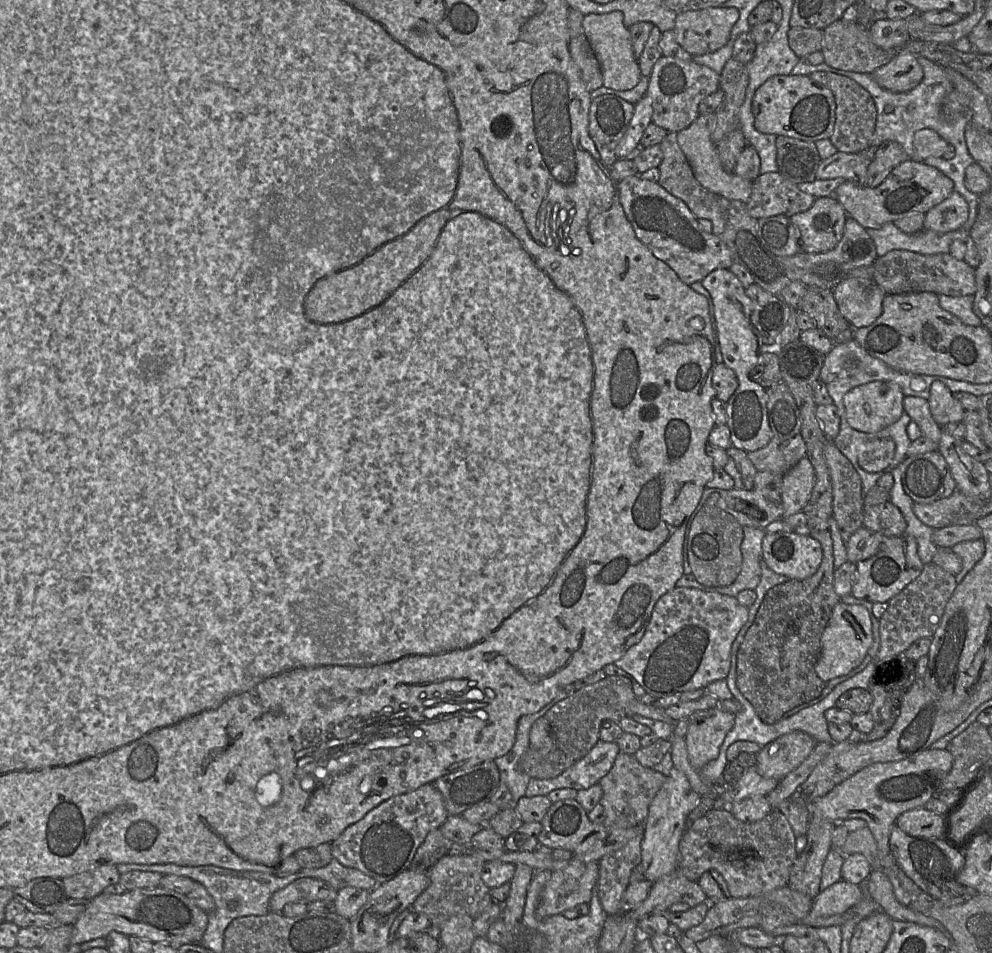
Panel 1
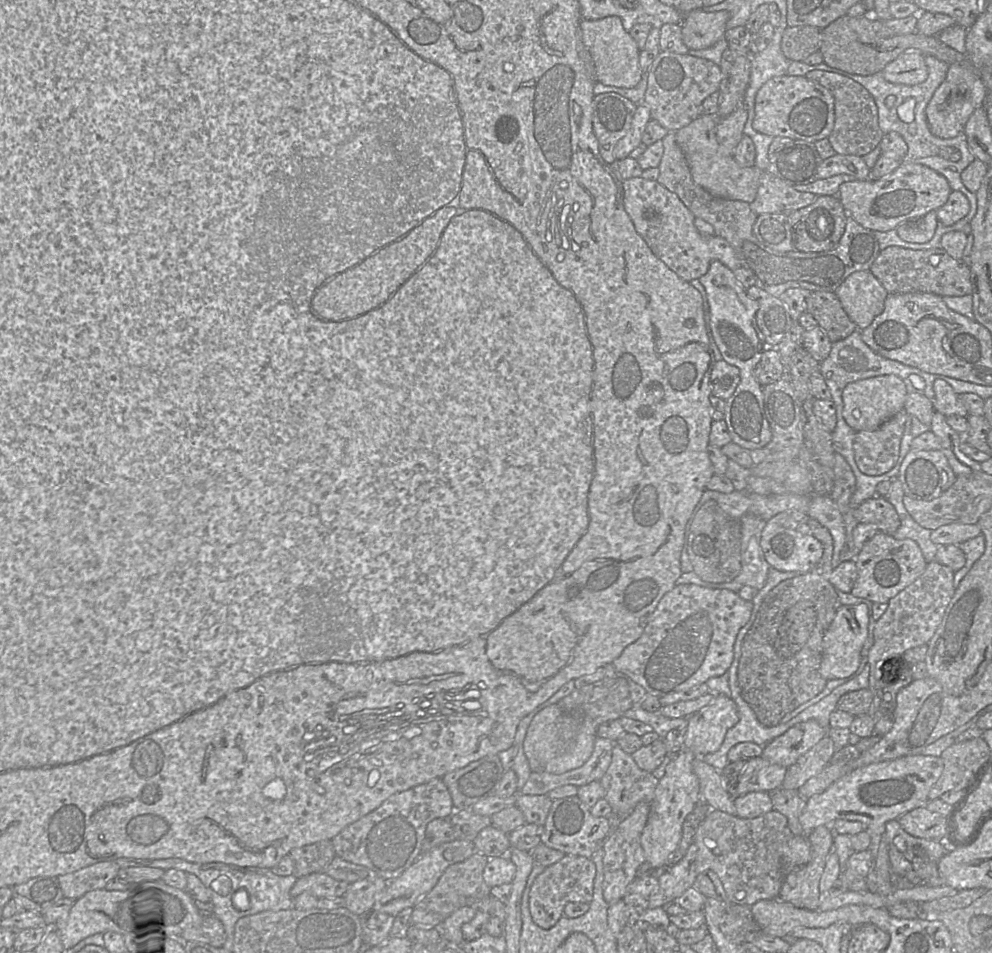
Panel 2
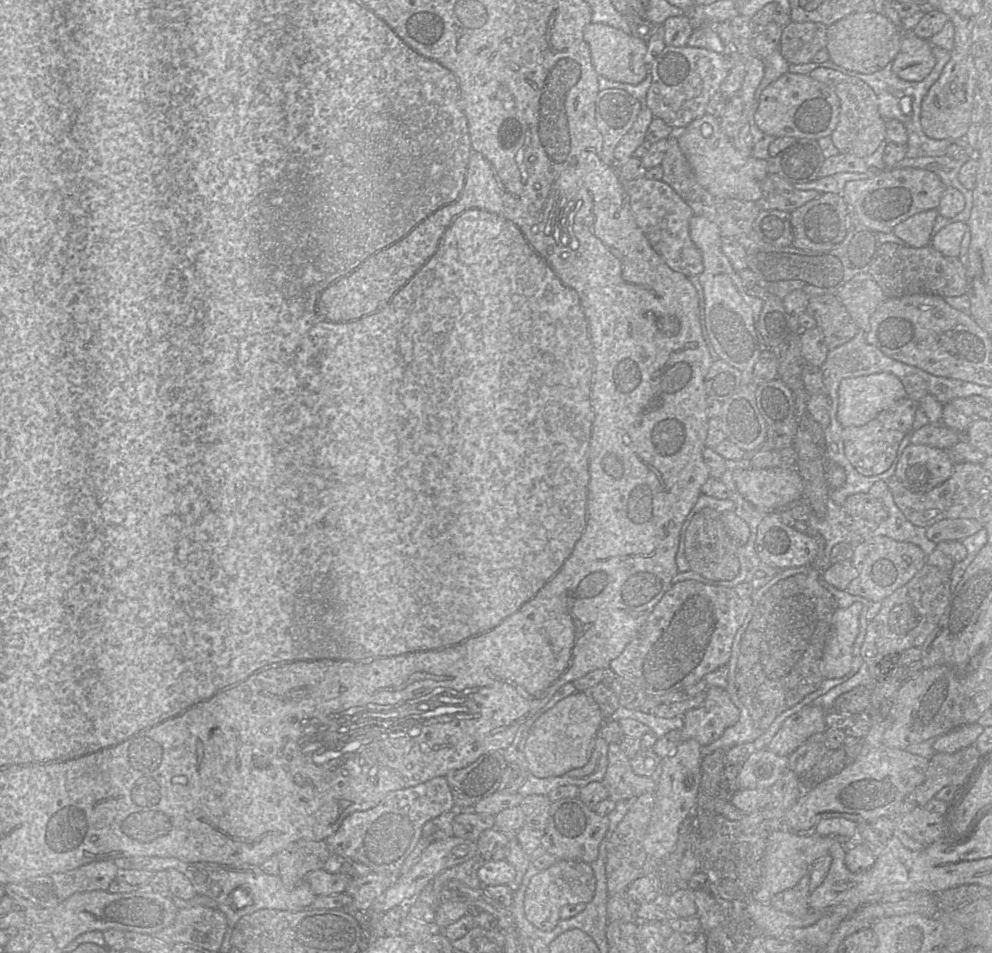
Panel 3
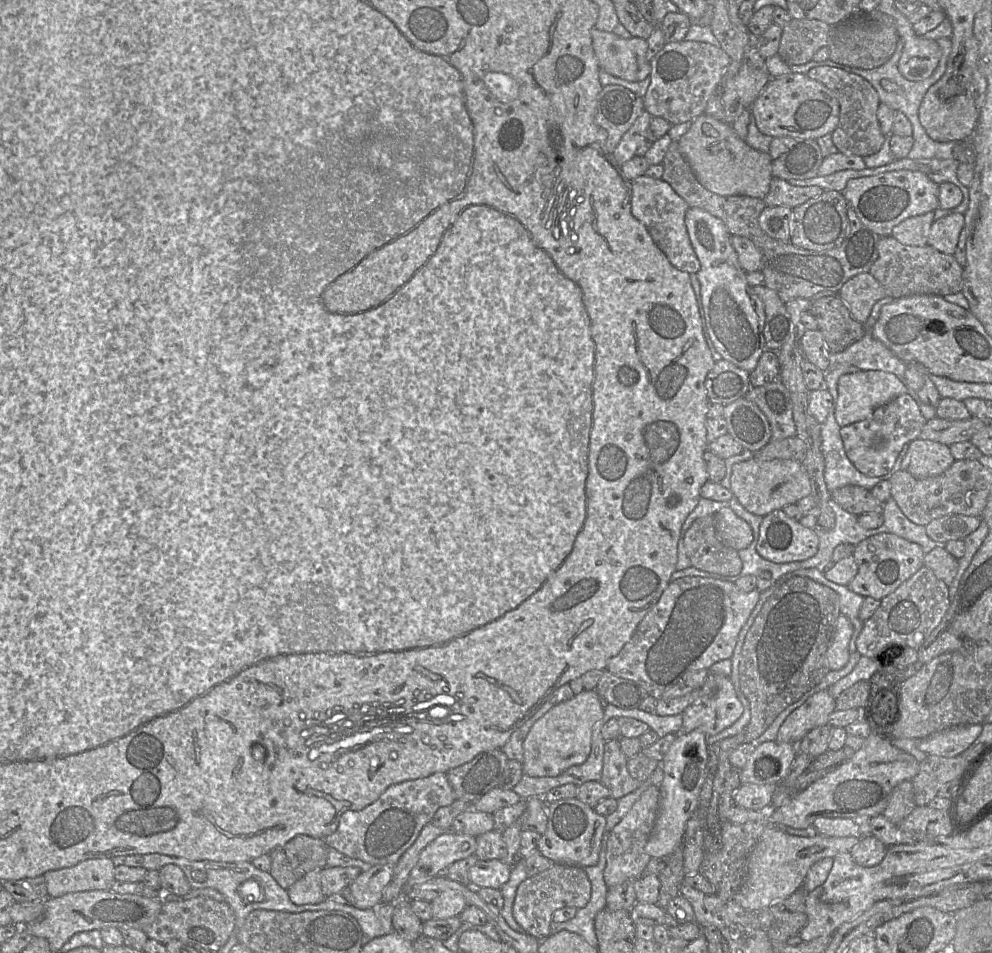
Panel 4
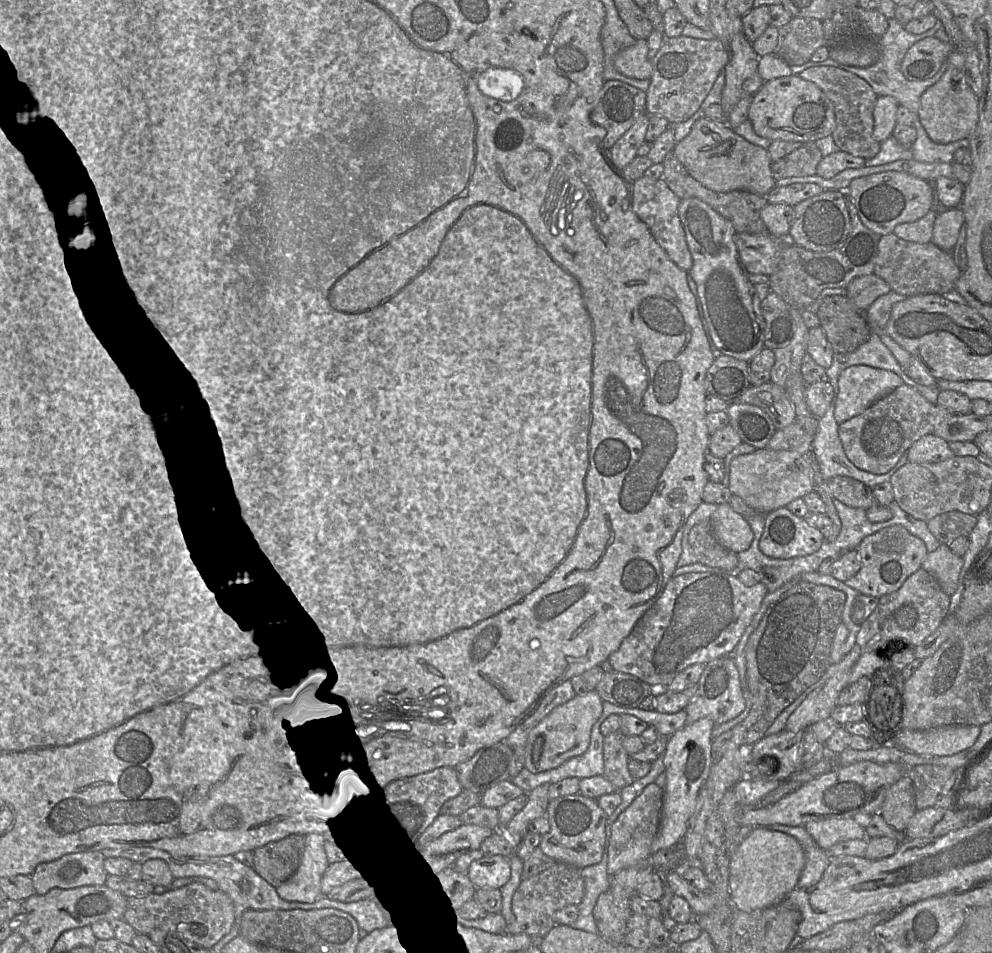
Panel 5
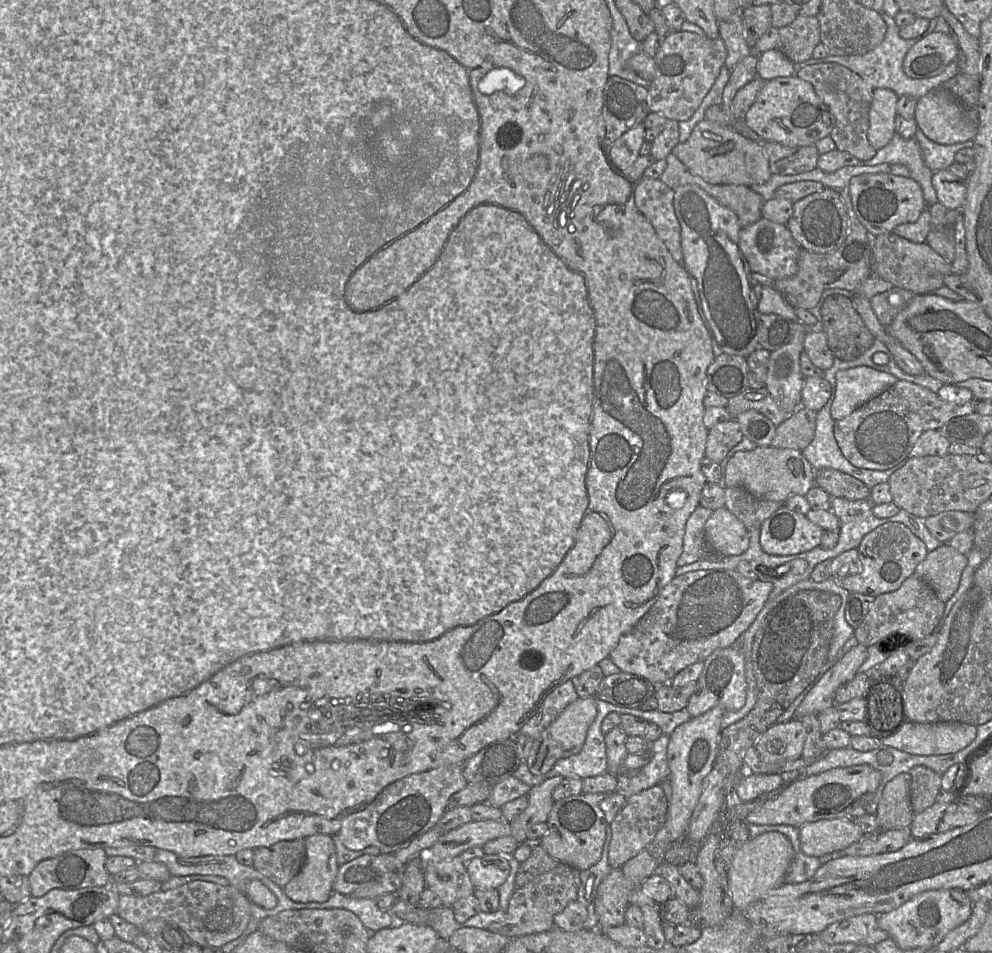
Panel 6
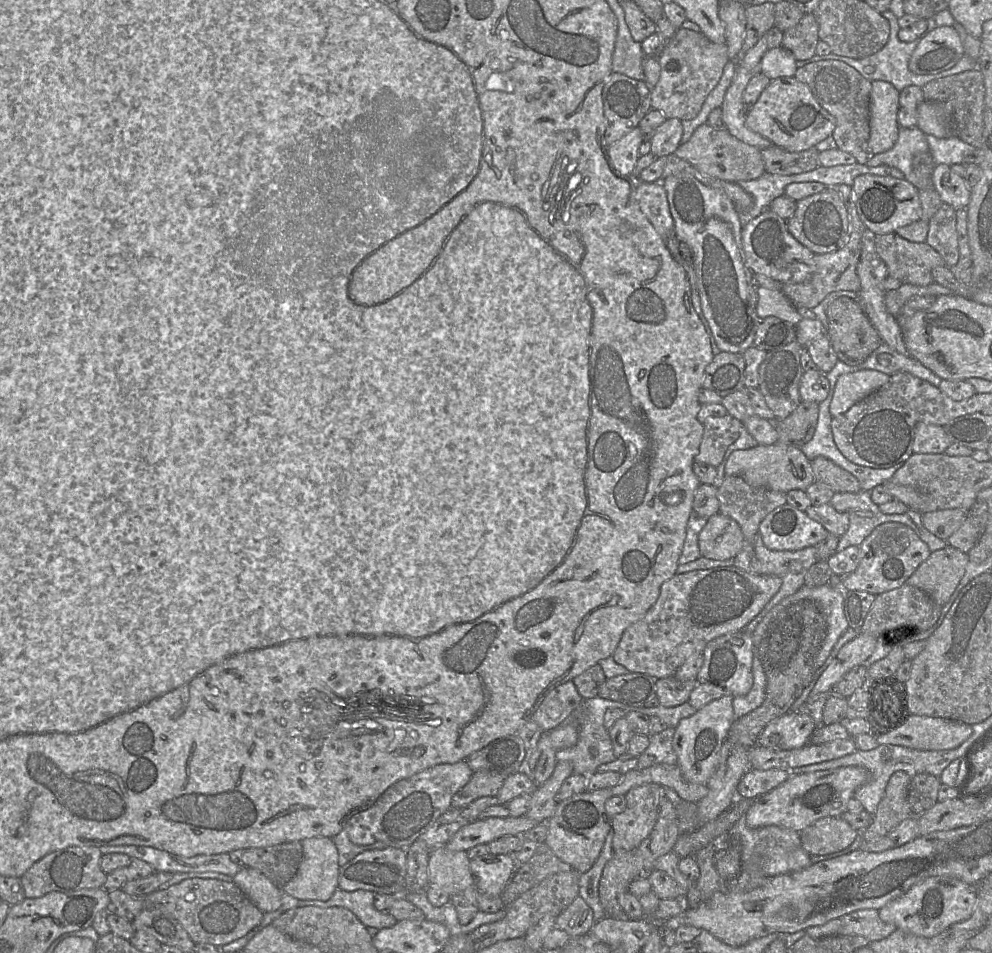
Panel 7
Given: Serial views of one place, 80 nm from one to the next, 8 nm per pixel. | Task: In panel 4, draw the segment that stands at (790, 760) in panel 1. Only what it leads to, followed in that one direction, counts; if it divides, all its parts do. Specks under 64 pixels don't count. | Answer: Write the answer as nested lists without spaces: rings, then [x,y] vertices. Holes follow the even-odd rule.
[[[828,690],[816,692],[786,718],[776,741],[797,745],[810,730],[828,724],[830,714],[836,710],[835,702]]]

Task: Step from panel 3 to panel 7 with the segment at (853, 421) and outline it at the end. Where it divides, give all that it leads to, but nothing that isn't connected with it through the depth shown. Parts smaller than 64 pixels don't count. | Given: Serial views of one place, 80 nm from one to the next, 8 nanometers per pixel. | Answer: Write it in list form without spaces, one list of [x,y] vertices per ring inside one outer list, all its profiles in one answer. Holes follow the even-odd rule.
[[[860,370],[838,377],[829,406],[832,417],[848,411],[853,405],[885,385],[890,376],[876,370]]]

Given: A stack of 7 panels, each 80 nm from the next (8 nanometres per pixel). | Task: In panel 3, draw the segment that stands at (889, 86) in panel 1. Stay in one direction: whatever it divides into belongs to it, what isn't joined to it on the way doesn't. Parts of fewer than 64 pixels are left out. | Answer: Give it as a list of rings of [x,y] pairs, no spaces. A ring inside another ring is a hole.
[[[913,31],[904,32],[900,50],[892,61],[892,71],[903,80],[922,81],[936,64],[932,48],[928,40],[917,37]]]

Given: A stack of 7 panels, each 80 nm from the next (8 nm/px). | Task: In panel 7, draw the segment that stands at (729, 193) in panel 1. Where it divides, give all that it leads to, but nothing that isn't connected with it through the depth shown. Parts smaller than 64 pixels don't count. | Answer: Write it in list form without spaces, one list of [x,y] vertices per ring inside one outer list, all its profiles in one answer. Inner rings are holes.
[[[708,123],[700,125],[690,139],[674,152],[679,158],[692,164],[702,174],[728,182],[754,180],[765,173],[761,150],[740,141],[725,129],[715,129]]]

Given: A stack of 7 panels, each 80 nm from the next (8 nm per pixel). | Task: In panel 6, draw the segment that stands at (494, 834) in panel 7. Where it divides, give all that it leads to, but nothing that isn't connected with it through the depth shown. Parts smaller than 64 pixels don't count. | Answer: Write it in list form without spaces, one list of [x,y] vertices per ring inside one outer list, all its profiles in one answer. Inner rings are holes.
[[[503,819],[470,821],[441,835],[429,849],[420,853],[419,861],[426,866],[459,856],[464,851],[486,842],[511,835],[510,822]]]

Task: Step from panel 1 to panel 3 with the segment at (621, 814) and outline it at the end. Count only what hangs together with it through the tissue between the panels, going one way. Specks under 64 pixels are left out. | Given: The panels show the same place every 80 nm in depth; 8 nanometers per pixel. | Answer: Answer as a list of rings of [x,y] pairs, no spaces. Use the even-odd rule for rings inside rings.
[[[619,743],[608,745],[608,765],[601,782],[608,792],[608,798],[615,803],[648,792],[655,795],[657,786],[651,777],[633,772],[630,759],[622,752]]]

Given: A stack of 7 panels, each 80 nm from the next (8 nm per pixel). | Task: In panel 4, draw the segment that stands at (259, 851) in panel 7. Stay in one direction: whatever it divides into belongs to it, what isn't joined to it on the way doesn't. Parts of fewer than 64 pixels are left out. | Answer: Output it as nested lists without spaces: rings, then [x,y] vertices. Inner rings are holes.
[[[298,835],[273,849],[269,873],[283,889],[316,868],[324,868],[329,847],[324,839]]]

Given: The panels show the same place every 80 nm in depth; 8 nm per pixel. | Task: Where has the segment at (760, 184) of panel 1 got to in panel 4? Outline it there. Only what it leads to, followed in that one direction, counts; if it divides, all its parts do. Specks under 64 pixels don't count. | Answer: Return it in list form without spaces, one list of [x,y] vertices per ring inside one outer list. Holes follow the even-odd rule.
[[[773,177],[769,192],[763,200],[767,207],[785,206],[793,209],[822,192],[819,186],[793,186],[787,180]]]

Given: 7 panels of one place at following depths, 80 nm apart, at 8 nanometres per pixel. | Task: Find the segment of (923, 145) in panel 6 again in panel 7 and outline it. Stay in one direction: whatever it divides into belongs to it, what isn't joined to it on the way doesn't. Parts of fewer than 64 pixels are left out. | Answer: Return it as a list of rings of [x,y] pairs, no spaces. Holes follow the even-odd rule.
[[[926,135],[926,140],[935,165],[964,163],[964,157],[976,149],[959,139],[956,135],[947,138]]]

